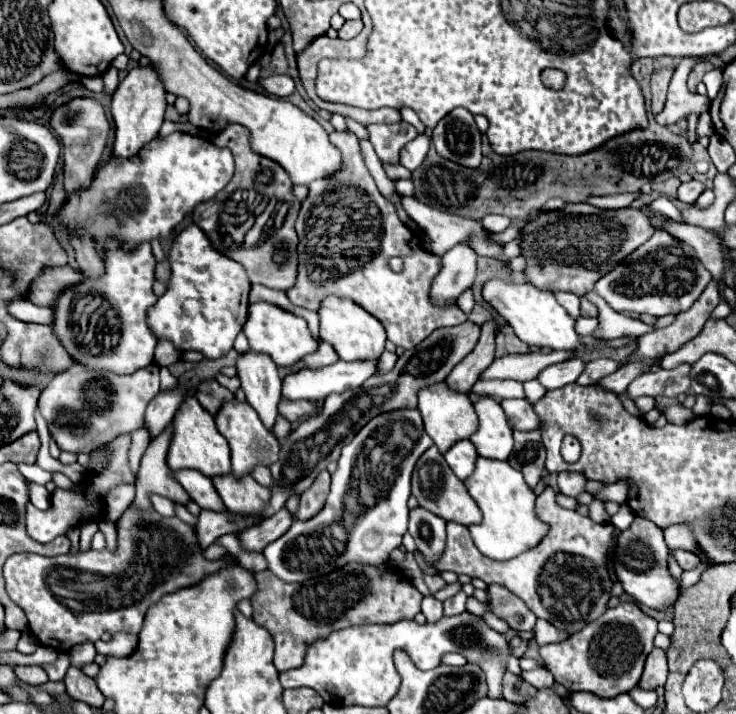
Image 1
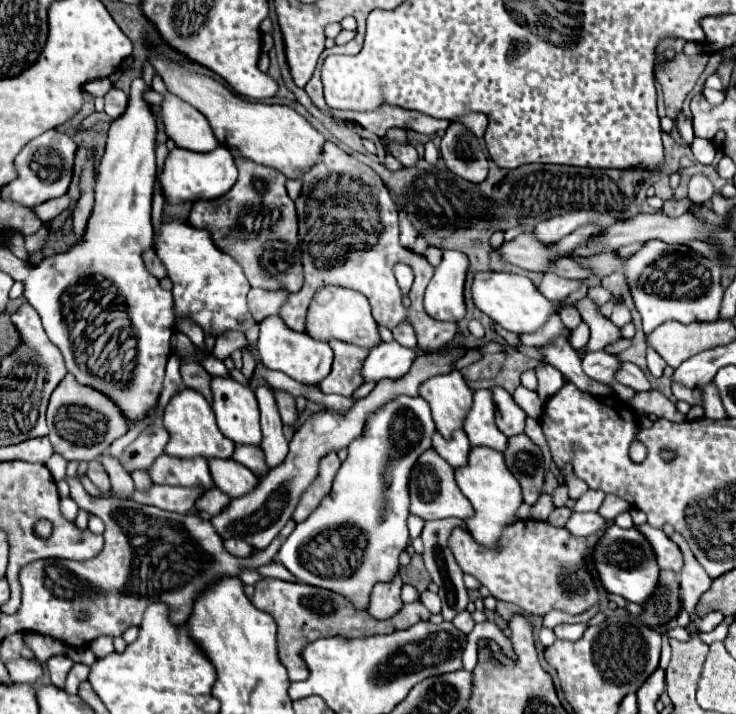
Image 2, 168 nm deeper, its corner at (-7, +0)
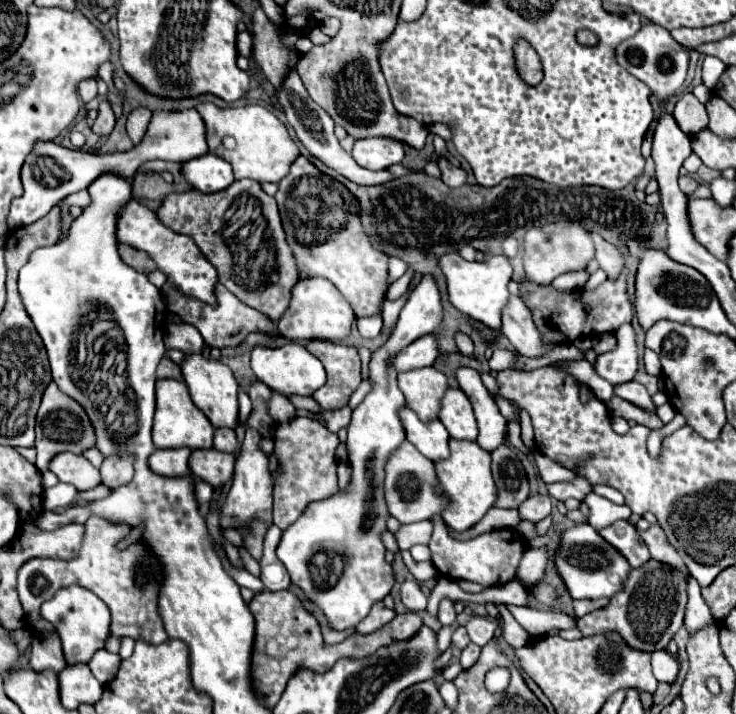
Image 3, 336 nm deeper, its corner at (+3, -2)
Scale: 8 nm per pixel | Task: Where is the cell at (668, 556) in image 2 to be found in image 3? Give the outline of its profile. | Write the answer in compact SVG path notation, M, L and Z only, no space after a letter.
M615 521L605 529L597 529L597 533L609 541L609 545L613 545L629 561L631 567L641 567L651 559L649 549L639 539L637 529L629 525L629 521Z

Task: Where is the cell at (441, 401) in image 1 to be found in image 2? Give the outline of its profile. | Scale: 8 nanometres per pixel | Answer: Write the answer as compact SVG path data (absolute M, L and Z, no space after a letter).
M459 371L427 379L419 387L419 395L429 401L437 431L451 439L453 431L463 429L463 415L471 407L471 391Z

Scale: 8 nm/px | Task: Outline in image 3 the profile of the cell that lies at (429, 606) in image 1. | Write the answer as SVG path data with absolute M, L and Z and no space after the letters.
M405 581L401 585L401 601L409 611L423 611L427 607L427 597L419 589L417 581Z

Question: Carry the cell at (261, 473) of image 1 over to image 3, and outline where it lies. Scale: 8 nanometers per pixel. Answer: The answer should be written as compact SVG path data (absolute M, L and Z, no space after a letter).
M215 429L213 437L213 447L223 451L223 453L233 453L237 447L237 437L233 429Z

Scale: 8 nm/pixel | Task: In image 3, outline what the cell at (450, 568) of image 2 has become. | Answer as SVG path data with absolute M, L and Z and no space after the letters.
M443 599L439 605L439 621L443 625L453 625L455 623L455 609L453 609L453 601Z

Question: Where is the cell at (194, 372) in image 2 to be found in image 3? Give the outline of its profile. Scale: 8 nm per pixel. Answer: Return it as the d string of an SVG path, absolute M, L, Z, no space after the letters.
M163 357L163 359L159 361L159 365L157 365L157 377L159 377L159 379L171 377L171 379L177 379L177 381L181 381L181 379L183 379L179 365L177 365L177 363L173 363L169 357Z

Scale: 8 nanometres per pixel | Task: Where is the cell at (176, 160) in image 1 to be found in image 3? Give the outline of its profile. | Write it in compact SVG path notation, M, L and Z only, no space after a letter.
M211 153L187 161L183 165L183 175L193 189L199 189L203 193L223 191L235 181L231 165Z

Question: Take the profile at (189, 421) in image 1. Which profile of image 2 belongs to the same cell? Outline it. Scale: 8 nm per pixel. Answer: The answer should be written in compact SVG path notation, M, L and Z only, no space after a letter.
M181 389L169 401L169 405L165 407L163 425L171 433L171 439L169 439L167 447L165 447L165 453L171 455L171 457L179 457L179 459L195 459L195 457L203 457L203 459L231 459L233 453L235 453L235 443L231 439L227 439L219 431L211 405L197 391Z

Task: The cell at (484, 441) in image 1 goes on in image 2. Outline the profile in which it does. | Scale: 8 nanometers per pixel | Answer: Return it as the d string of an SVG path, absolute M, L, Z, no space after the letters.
M479 389L473 395L473 407L465 419L465 433L473 447L491 447L495 451L507 449L507 435L495 427L495 401L489 389Z

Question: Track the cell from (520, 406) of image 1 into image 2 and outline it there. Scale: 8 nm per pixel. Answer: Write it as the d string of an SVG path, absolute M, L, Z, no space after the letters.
M493 387L491 389L495 405L497 405L497 413L495 413L495 423L497 427L507 435L519 435L525 431L525 421L527 421L527 413L515 403L515 399L501 387Z

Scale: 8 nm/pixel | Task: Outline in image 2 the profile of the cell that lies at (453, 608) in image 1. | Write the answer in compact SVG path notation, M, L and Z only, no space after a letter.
M465 609L465 611L459 611L459 615L455 615L453 625L455 625L459 631L463 631L463 633L471 633L471 631L473 631L475 621L473 621L471 613Z

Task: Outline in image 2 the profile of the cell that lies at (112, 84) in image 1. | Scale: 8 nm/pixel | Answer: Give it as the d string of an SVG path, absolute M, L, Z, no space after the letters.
M113 87L107 95L105 95L105 113L109 115L109 119L117 119L127 107L127 93Z

